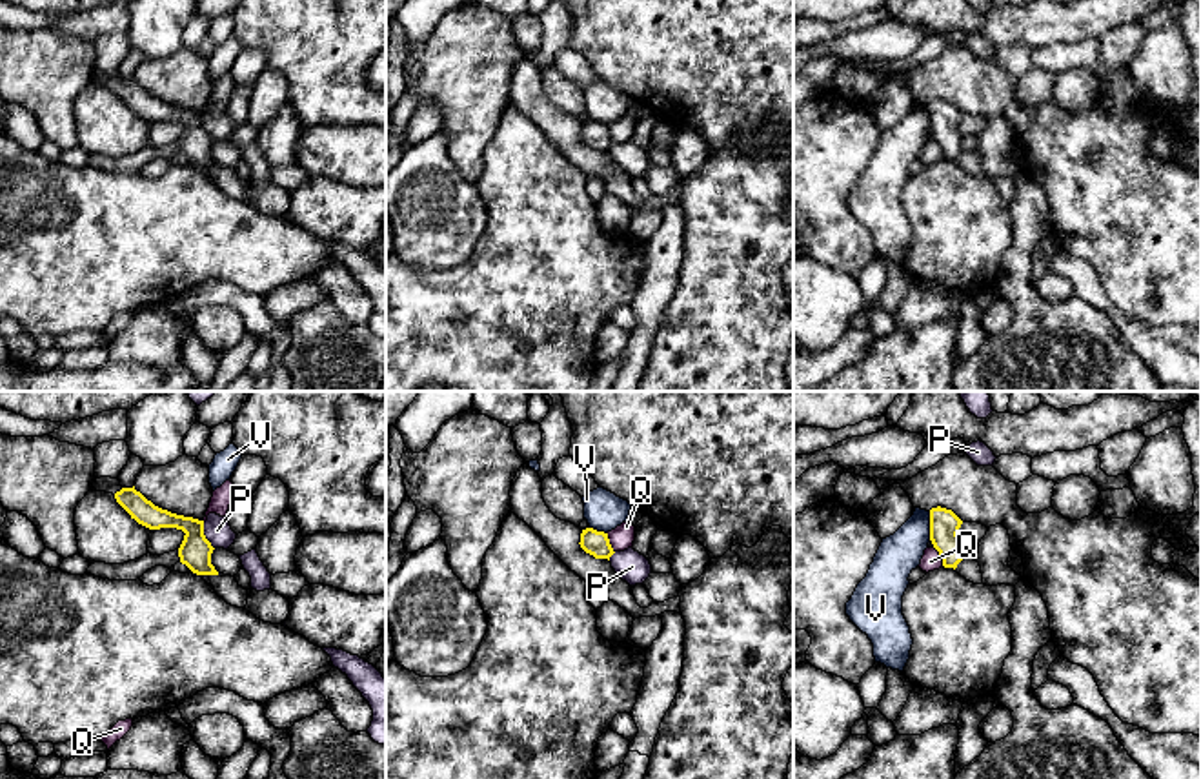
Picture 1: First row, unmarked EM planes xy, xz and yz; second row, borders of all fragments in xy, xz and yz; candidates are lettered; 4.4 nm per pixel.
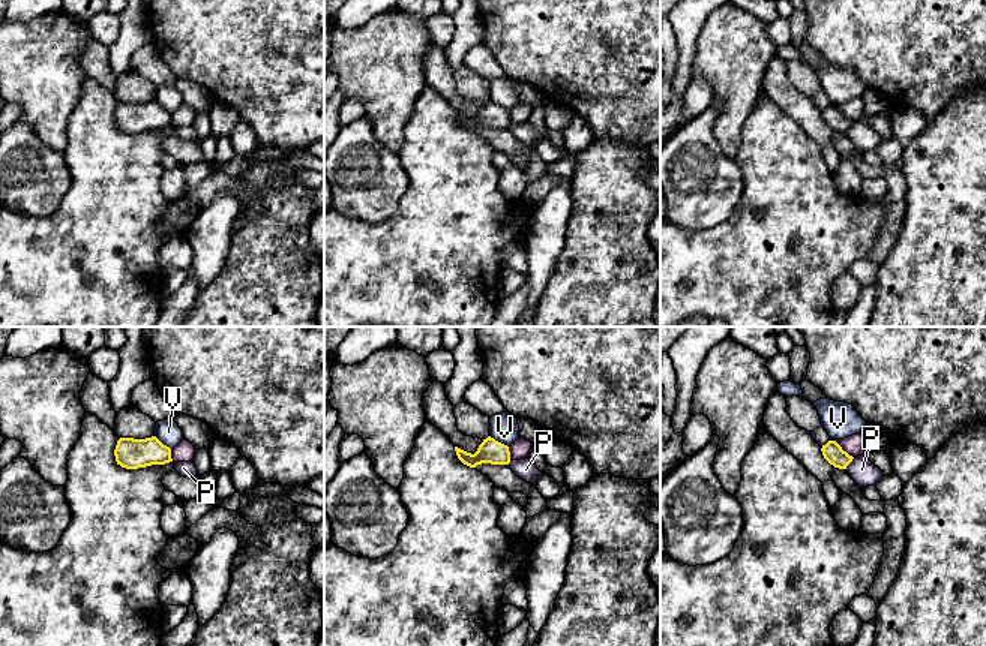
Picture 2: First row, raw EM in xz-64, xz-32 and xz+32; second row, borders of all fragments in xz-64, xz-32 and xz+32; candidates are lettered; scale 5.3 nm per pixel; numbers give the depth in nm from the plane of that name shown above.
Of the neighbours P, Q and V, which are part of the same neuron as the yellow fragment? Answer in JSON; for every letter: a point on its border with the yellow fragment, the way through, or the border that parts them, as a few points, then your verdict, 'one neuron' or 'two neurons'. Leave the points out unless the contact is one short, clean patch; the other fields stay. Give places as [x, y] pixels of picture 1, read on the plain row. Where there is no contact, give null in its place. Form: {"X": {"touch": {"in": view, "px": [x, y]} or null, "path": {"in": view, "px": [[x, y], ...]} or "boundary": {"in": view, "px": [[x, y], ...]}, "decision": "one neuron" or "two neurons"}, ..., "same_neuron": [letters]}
{"P": {"touch": {"in": "xy", "px": [204, 128]}, "boundary": {"in": "xy", "px": [[202, 115], [202, 126], [213, 141]]}, "decision": "two neurons"}, "Q": {"touch": {"in": "xz", "px": [608, 135]}, "boundary": {"in": "xz", "px": [[606, 126], [614, 144]]}, "decision": "two neurons"}, "V": {"touch": {"in": "yz", "px": [930, 119]}, "decision": "two neurons"}, "same_neuron": []}

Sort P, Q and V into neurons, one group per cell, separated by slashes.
P / Q / V

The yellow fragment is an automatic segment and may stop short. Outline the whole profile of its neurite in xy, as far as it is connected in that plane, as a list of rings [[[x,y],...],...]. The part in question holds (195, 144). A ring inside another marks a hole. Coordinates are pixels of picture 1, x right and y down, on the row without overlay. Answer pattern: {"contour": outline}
{"contour": [[[100,69],[95,71],[91,80],[113,86],[116,95],[131,107],[131,111],[149,122],[182,122],[186,127],[178,140],[180,155],[197,167],[218,167],[211,157],[211,146],[215,140],[204,127],[204,113],[162,102],[136,84],[135,78],[122,80],[118,71]]]}

